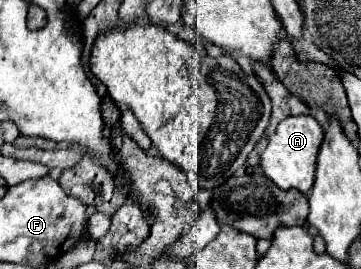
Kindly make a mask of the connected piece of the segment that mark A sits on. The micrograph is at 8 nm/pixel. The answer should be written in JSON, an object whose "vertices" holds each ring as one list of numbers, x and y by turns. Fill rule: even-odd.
{"vertices":[[290,115,278,127,276,133,268,137,268,147,260,155,260,167,268,179,272,179,280,189,298,189,308,193,314,183,314,169,316,169,316,155,322,143,324,131,318,121,310,115]]}

